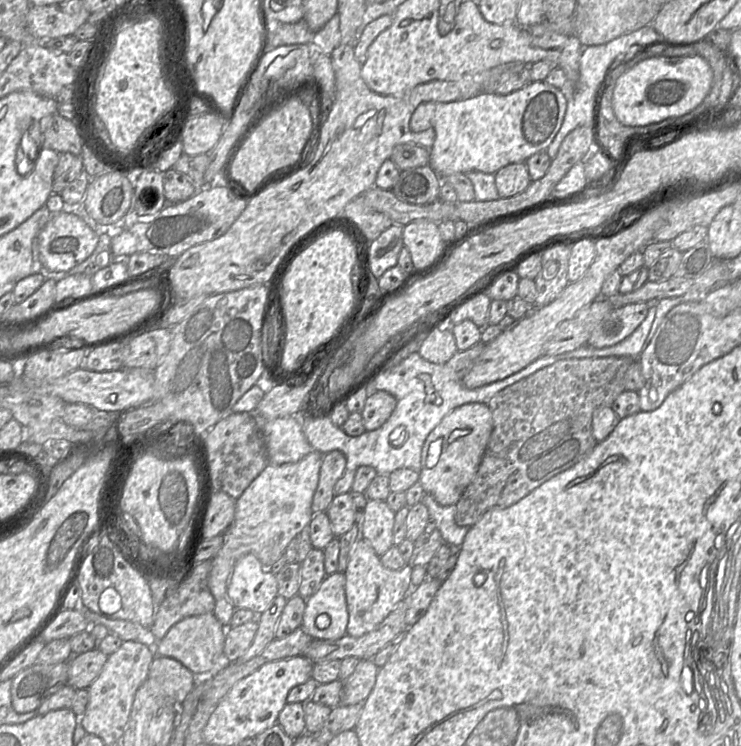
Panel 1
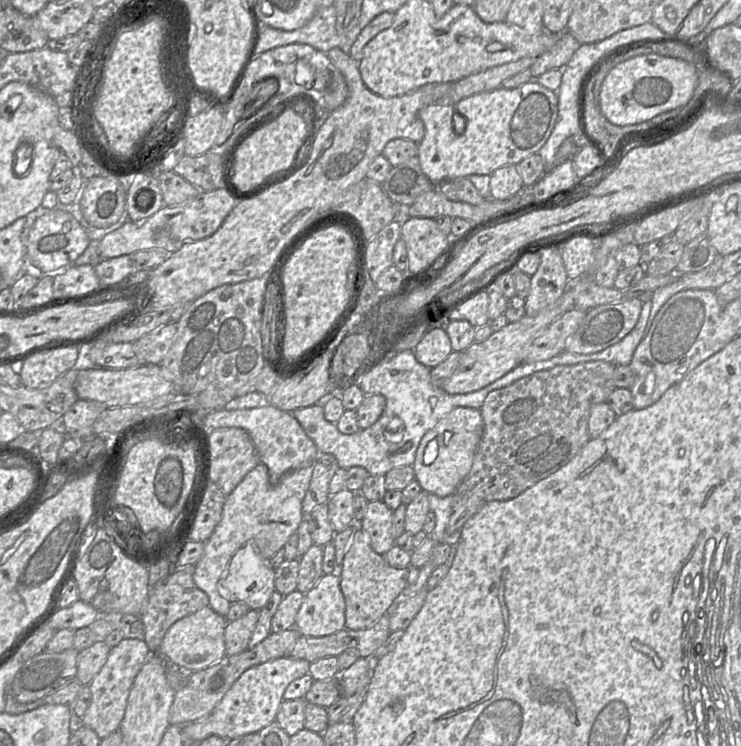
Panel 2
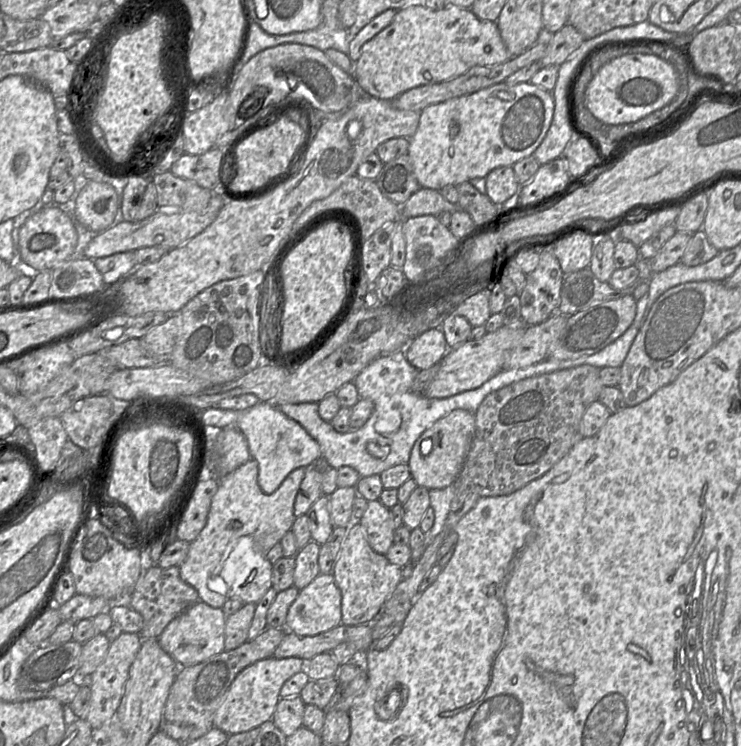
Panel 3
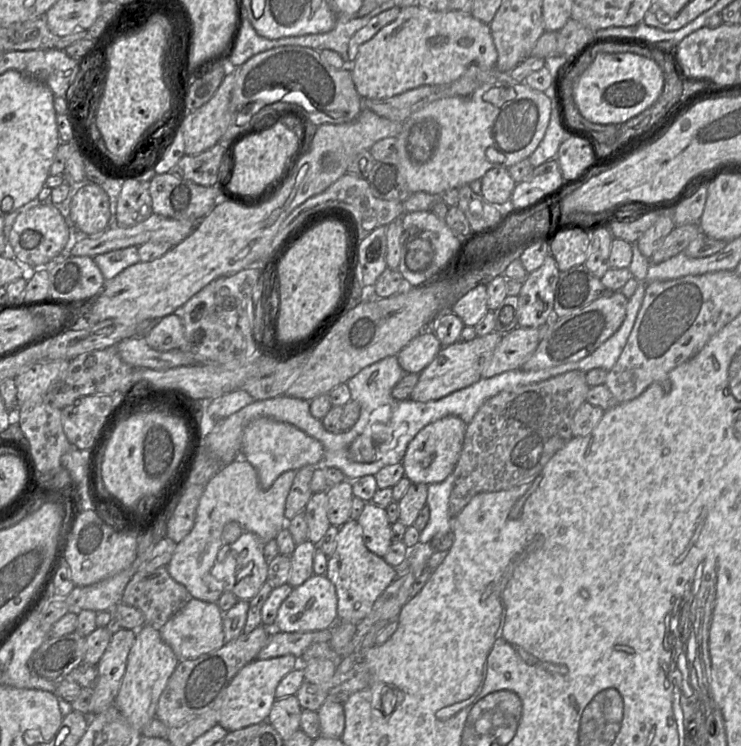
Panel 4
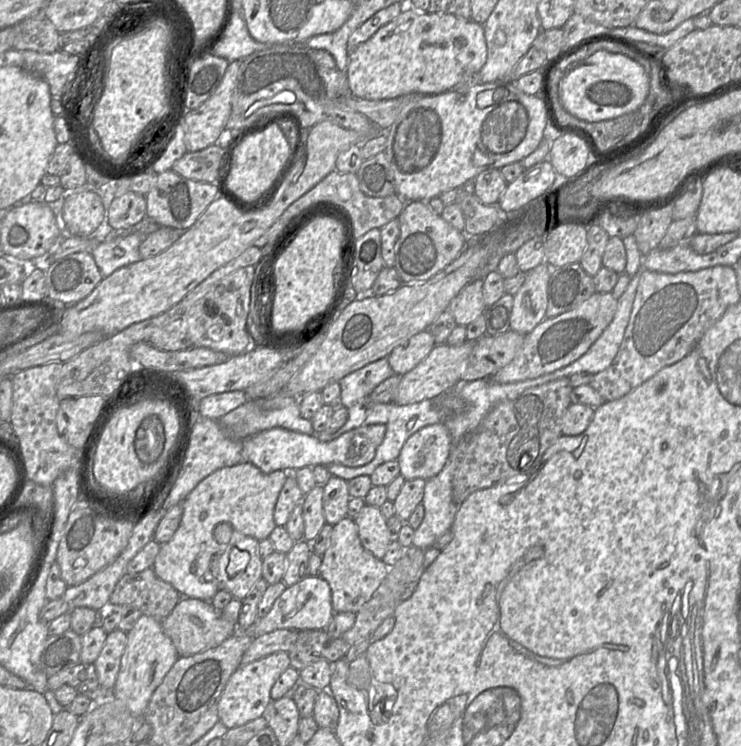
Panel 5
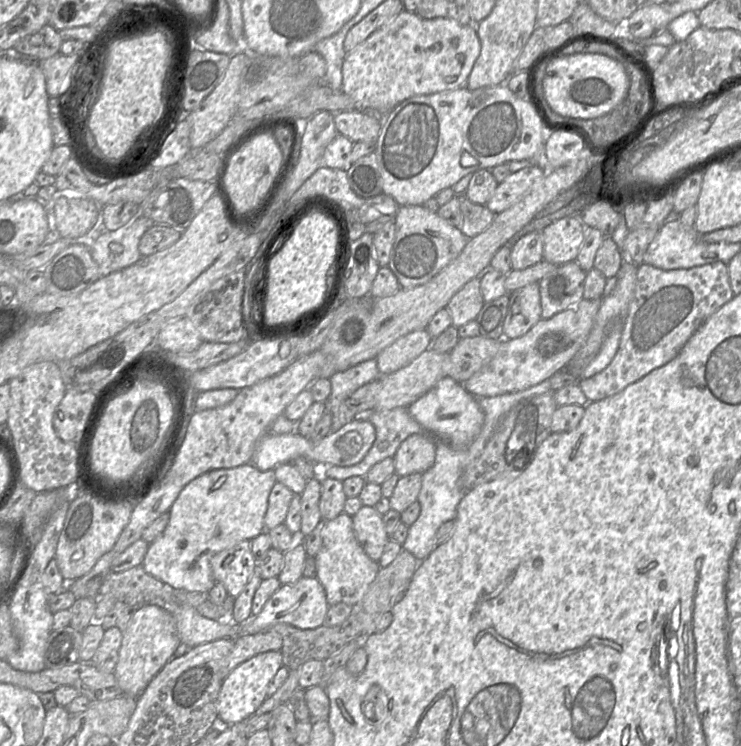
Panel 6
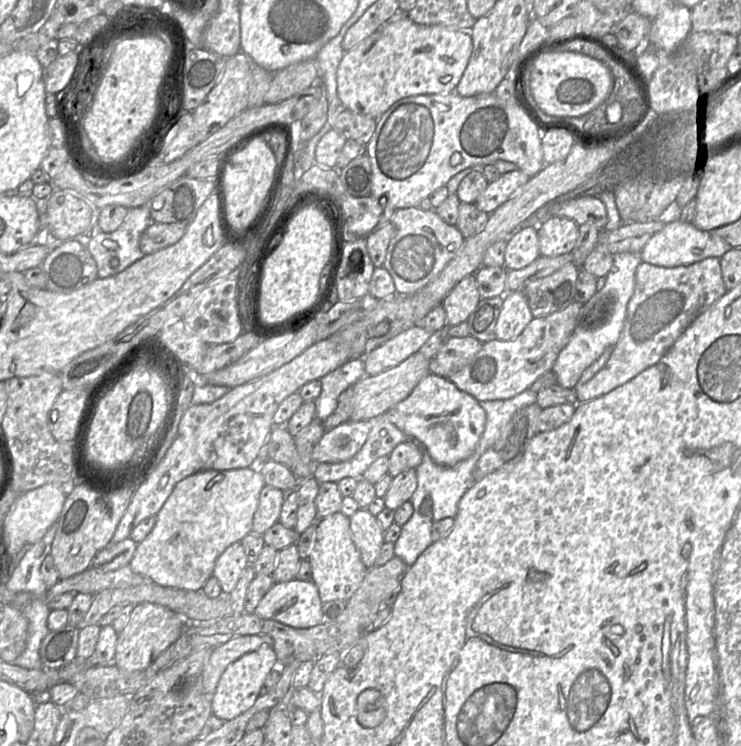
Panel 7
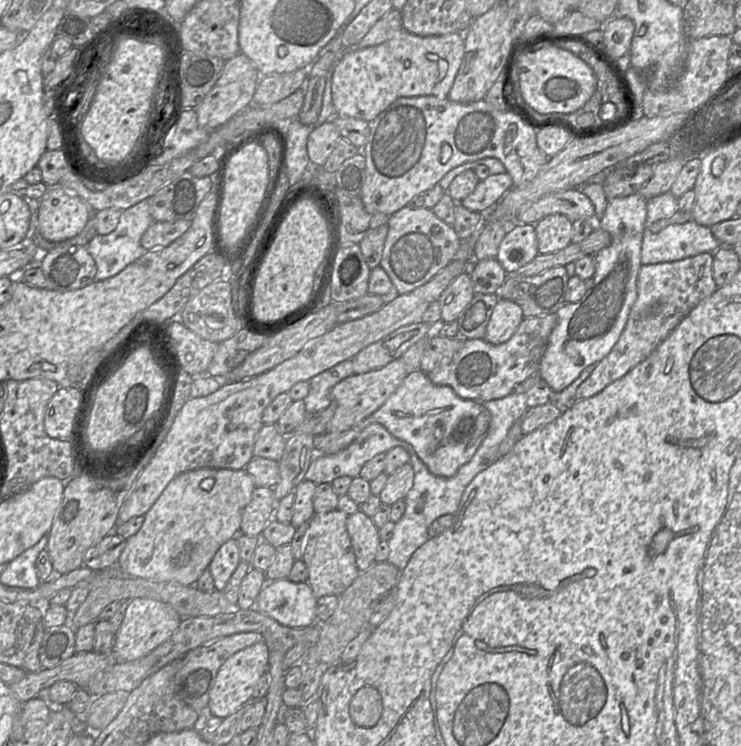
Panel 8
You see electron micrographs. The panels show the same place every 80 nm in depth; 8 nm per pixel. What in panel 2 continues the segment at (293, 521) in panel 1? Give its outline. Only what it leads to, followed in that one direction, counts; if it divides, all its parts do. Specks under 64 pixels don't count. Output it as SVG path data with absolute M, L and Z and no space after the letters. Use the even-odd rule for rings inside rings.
M259 462L258 465L252 469L244 478L243 480L236 486L236 488L226 496L224 505L223 505L223 510L222 510L222 517L221 520L219 521L219 523L216 525L213 533L211 534L211 536L205 541L204 543L204 551L203 551L203 555L200 558L200 560L195 564L195 570L194 570L194 574L193 574L193 580L195 582L195 584L197 585L197 587L199 589L201 589L203 592L206 590L209 594L210 594L210 598L208 596L209 599L209 607L215 611L216 613L222 615L222 616L226 616L230 605L232 604L232 602L228 601L227 599L223 598L217 589L217 583L218 581L225 575L226 571L227 571L227 566L228 563L230 561L230 559L232 558L232 556L235 554L235 552L242 547L244 544L246 543L253 543L254 547L256 548L257 552L265 559L265 560L270 560L279 550L283 549L286 542L288 541L289 537L296 533L297 528L300 524L300 522L303 520L304 518L304 514L302 511L302 502L303 499L305 497L305 494L307 492L307 489L310 485L310 481L311 481L311 477L312 477L312 473L313 473L313 464L301 467L299 469L296 469L292 472L286 473L282 479L280 480L280 482L276 485L271 485L269 482L269 471L268 468L266 467L266 465L264 465L263 463Z

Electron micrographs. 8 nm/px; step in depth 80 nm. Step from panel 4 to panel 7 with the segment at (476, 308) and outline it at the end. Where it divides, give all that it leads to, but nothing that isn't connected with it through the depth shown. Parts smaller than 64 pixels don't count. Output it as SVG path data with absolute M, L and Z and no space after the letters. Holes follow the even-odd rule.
M468 275L457 283L442 302L447 327L467 322L480 299L474 275Z

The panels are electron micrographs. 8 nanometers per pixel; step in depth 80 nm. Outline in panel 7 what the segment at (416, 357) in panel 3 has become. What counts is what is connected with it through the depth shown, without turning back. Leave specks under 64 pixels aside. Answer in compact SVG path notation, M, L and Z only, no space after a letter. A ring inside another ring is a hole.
M422 324L403 331L364 356L365 374L374 376L389 370L417 353L432 332Z

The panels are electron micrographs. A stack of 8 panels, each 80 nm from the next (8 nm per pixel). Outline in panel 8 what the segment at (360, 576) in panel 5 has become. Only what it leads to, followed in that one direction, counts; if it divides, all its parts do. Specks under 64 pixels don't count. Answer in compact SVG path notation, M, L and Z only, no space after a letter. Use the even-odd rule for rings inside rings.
M336 509L327 513L316 513L307 522L302 561L308 569L307 583L311 586L317 599L327 595L339 596L360 574L347 531L347 516L344 512Z

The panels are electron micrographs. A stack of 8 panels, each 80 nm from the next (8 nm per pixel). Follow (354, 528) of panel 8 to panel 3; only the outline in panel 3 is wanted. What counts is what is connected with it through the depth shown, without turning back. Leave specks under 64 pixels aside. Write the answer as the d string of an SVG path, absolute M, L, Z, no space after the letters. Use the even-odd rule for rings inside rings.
M379 500L368 501L367 508L359 520L370 547L378 554L385 555L394 544L394 529L390 509Z

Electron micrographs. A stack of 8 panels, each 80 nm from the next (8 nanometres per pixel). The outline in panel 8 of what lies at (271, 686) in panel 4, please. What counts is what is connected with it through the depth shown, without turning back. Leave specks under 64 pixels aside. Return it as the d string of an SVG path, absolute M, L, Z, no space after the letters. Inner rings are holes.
M265 642L253 644L230 656L219 668L209 693L207 709L211 715L224 719L252 701L252 694L260 677L267 673L269 657L270 650Z

